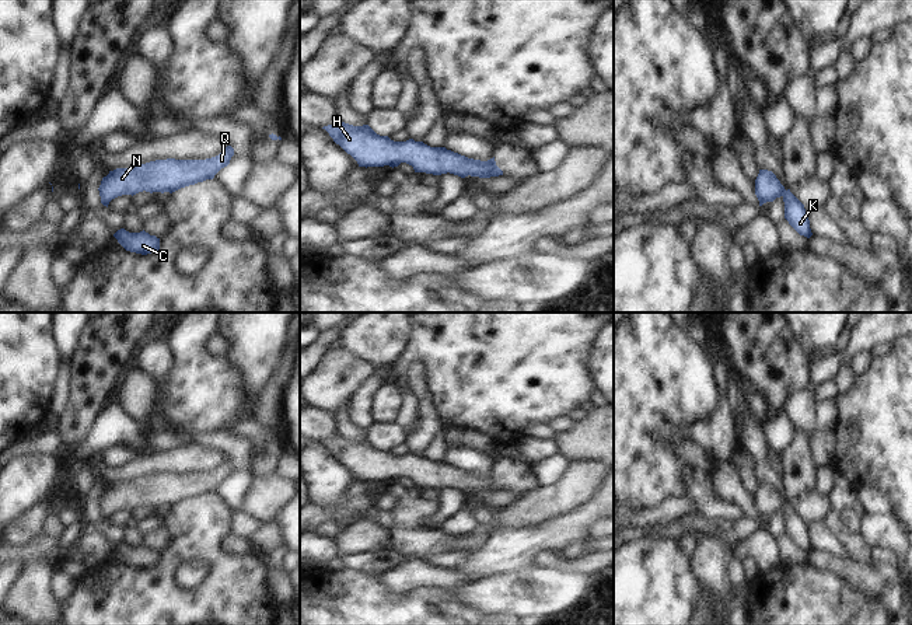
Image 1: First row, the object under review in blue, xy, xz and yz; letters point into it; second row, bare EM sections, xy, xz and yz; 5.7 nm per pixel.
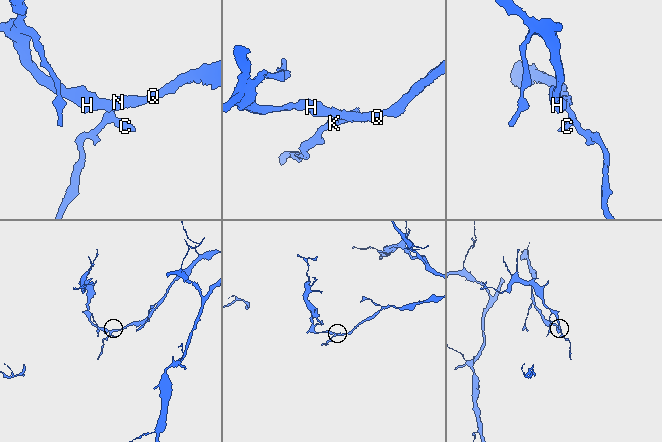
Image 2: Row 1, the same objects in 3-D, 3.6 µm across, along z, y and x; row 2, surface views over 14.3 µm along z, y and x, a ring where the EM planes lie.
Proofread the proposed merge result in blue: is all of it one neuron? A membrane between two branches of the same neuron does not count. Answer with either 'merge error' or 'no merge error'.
no merge error

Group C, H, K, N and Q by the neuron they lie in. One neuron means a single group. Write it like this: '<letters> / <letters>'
C H K N Q

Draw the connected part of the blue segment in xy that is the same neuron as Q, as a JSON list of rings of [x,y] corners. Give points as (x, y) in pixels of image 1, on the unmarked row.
[[[227,460],[219,469],[206,474],[156,474],[137,481],[116,482],[102,492],[98,502],[101,517],[122,509],[139,506],[175,506],[181,502],[213,493],[214,489],[230,478],[234,462]]]

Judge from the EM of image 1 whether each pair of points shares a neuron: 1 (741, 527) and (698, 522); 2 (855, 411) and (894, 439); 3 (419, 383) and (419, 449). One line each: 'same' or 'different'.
1: same
2: same
3: same

